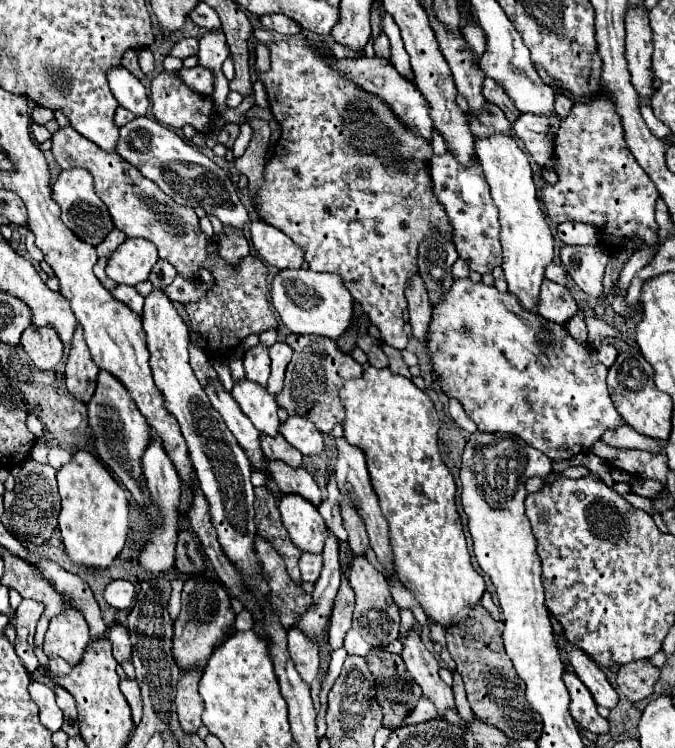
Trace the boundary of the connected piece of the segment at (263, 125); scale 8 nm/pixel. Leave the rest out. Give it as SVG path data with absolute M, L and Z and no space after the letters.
M249 118L247 122L253 130L253 138L245 150L245 154L235 160L235 168L247 176L249 180L249 192L255 194L263 180L263 164L265 164L265 152L269 146L269 122L261 118Z

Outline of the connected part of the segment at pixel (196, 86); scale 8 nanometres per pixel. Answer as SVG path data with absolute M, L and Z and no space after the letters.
M195 66L195 68L191 68L191 70L185 70L185 68L183 68L179 74L181 74L183 82L185 82L191 90L195 90L195 92L199 92L199 94L207 94L207 96L213 94L215 76L213 76L213 72L211 72L209 68L205 68L205 66Z

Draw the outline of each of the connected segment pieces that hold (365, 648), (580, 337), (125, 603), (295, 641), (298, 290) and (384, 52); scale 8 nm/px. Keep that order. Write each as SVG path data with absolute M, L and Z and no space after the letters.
M349 630L345 636L345 650L349 654L359 654L359 656L367 656L367 652L371 652L371 646L361 638L361 634L357 630Z
M573 316L569 322L567 322L567 332L569 336L577 342L577 344L585 344L587 342L587 326L583 322L581 316Z
M113 580L105 588L105 600L117 610L129 610L135 600L135 588L127 580Z
M289 628L287 636L289 636L289 654L295 662L295 668L301 674L301 678L307 684L311 684L319 670L317 644L311 642L299 628Z
M309 268L279 270L271 282L271 304L279 312L283 324L295 334L317 334L339 338L351 324L353 298L341 282L339 274L319 274Z
M381 32L375 40L373 40L373 50L375 50L375 56L379 58L391 58L391 50L389 50L389 38Z

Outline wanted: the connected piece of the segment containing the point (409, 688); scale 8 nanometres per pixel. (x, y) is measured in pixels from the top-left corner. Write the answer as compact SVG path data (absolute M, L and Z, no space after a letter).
M383 650L381 654L369 654L367 656L367 664L371 674L375 676L375 684L377 684L377 692L375 692L375 700L383 710L383 726L385 728L399 728L405 724L405 718L415 710L419 698L421 698L421 688L419 684L411 678L411 674L405 668L405 662L399 654L391 654L387 650Z

